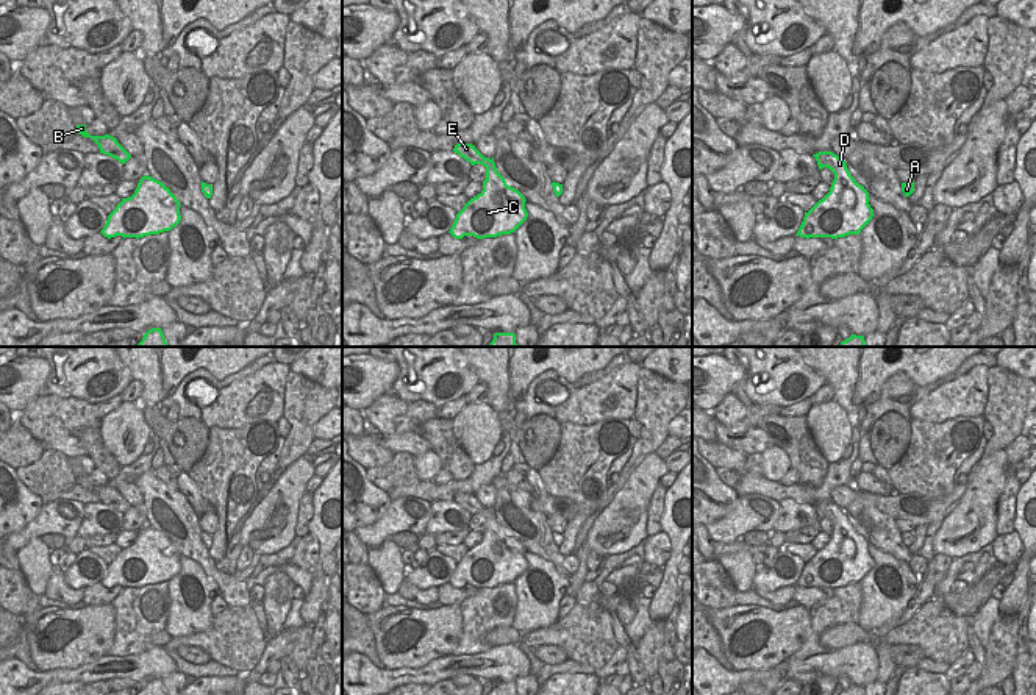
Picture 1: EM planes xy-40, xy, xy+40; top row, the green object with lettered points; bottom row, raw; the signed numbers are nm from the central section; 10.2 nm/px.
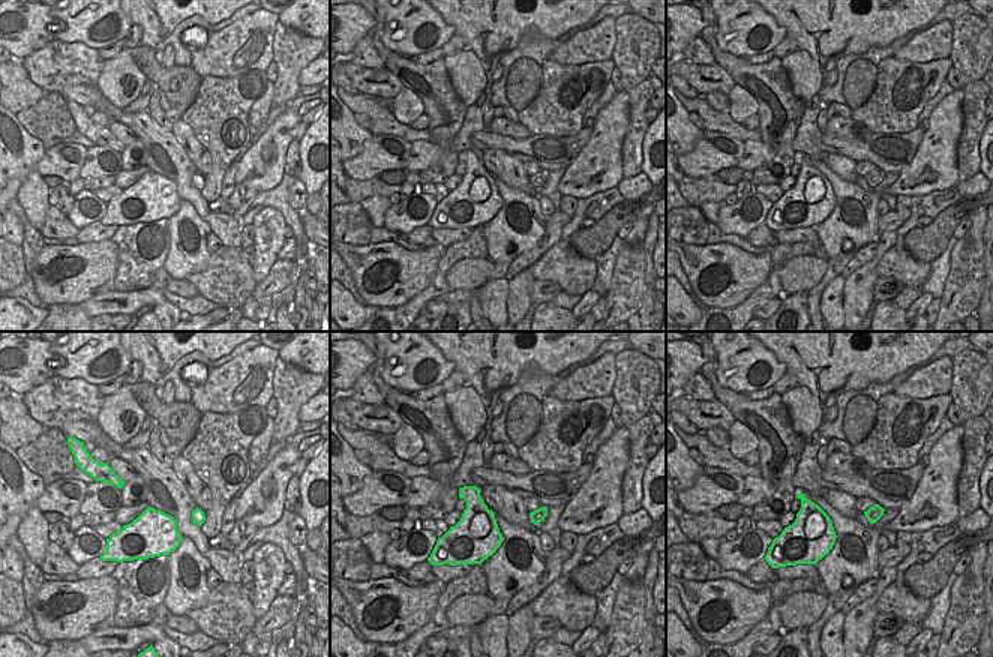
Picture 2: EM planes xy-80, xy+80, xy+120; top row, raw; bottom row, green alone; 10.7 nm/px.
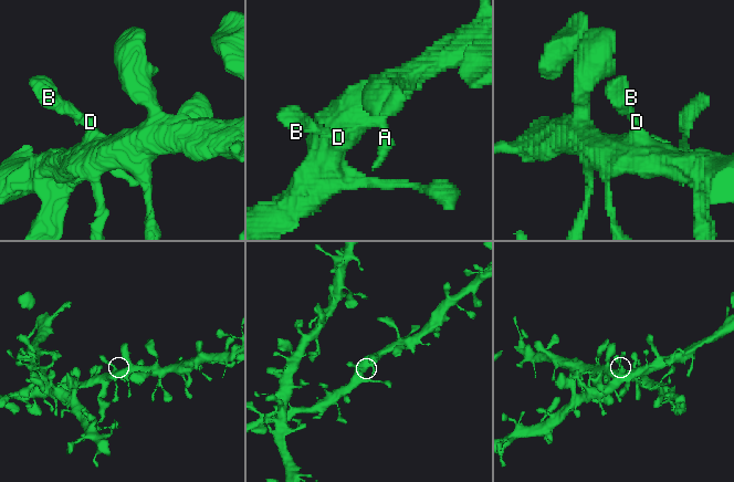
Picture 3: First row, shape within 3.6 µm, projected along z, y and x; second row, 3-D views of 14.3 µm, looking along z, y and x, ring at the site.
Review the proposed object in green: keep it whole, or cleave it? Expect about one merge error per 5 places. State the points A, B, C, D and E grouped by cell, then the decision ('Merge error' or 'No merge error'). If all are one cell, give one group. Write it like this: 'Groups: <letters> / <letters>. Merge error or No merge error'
Groups: A B C D E. No merge error

